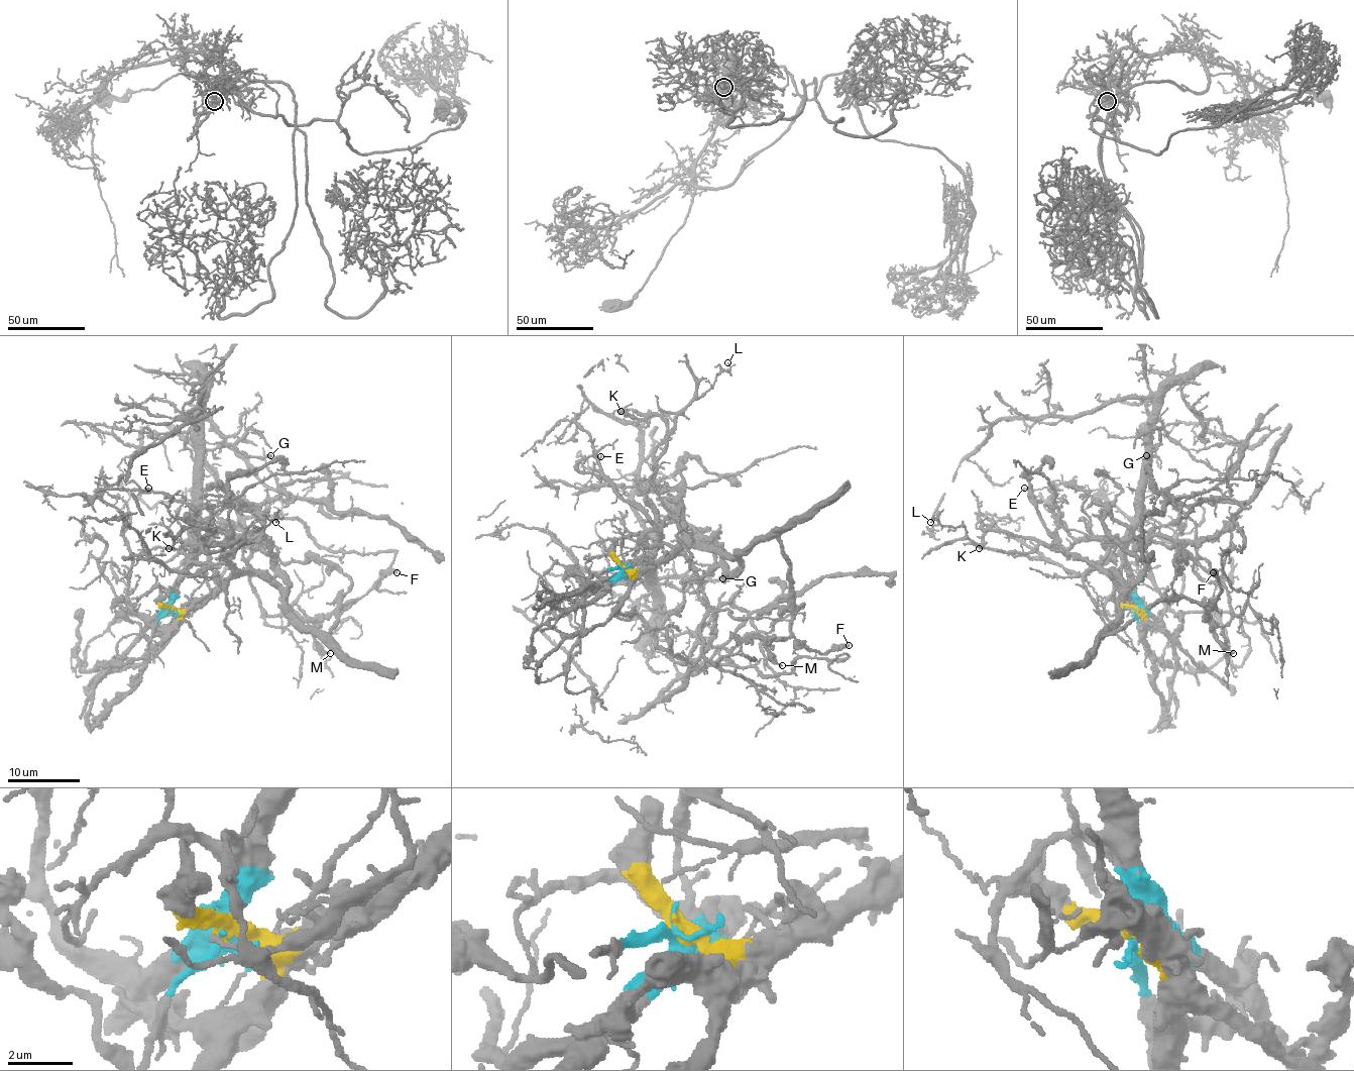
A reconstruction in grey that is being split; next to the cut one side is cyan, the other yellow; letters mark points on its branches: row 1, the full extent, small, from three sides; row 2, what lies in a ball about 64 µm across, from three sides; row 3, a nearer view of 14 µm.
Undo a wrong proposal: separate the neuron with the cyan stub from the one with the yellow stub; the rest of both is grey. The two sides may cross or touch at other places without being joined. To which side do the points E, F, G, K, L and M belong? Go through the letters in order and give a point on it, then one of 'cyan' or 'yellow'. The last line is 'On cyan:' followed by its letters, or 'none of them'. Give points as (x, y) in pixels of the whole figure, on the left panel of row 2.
E: at (148, 488); cyan
F: at (397, 572); yellow
G: at (270, 455); cyan
K: at (168, 548); cyan
L: at (275, 522); cyan
M: at (330, 653); yellow
On cyan: E, G, K, L

